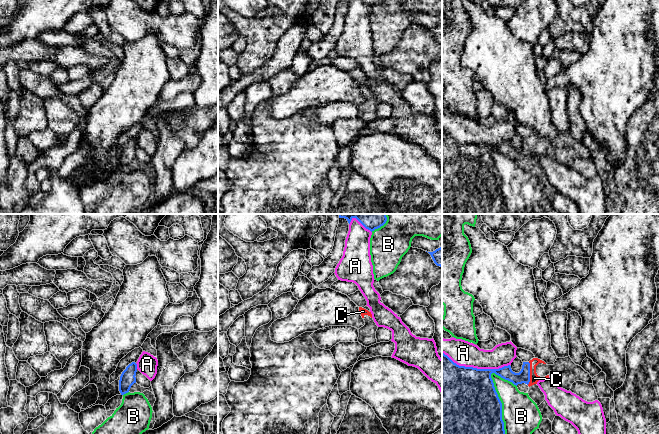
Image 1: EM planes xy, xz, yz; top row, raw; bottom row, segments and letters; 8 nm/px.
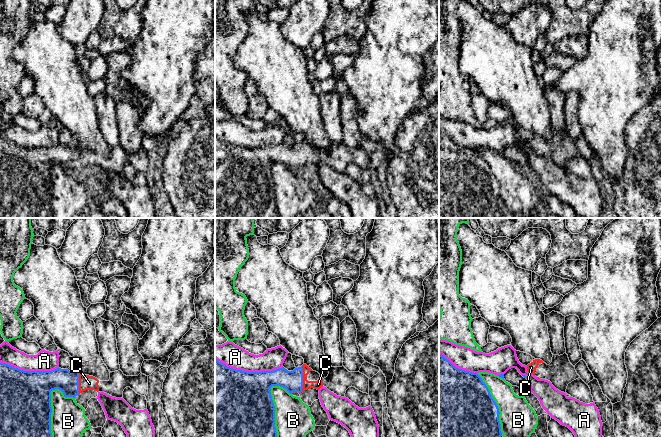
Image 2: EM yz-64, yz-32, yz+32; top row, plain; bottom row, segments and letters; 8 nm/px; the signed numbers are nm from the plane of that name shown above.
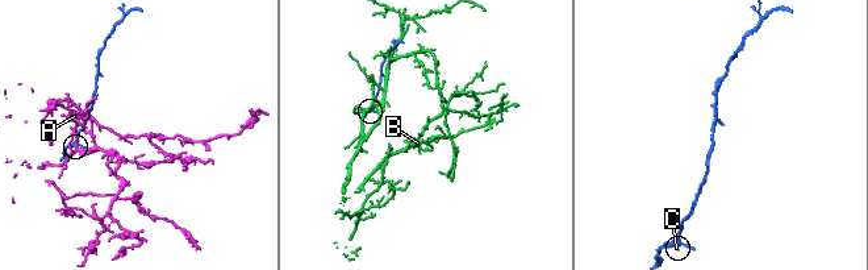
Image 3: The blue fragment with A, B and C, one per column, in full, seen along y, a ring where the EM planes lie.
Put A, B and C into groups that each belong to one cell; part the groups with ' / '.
A / B / C

